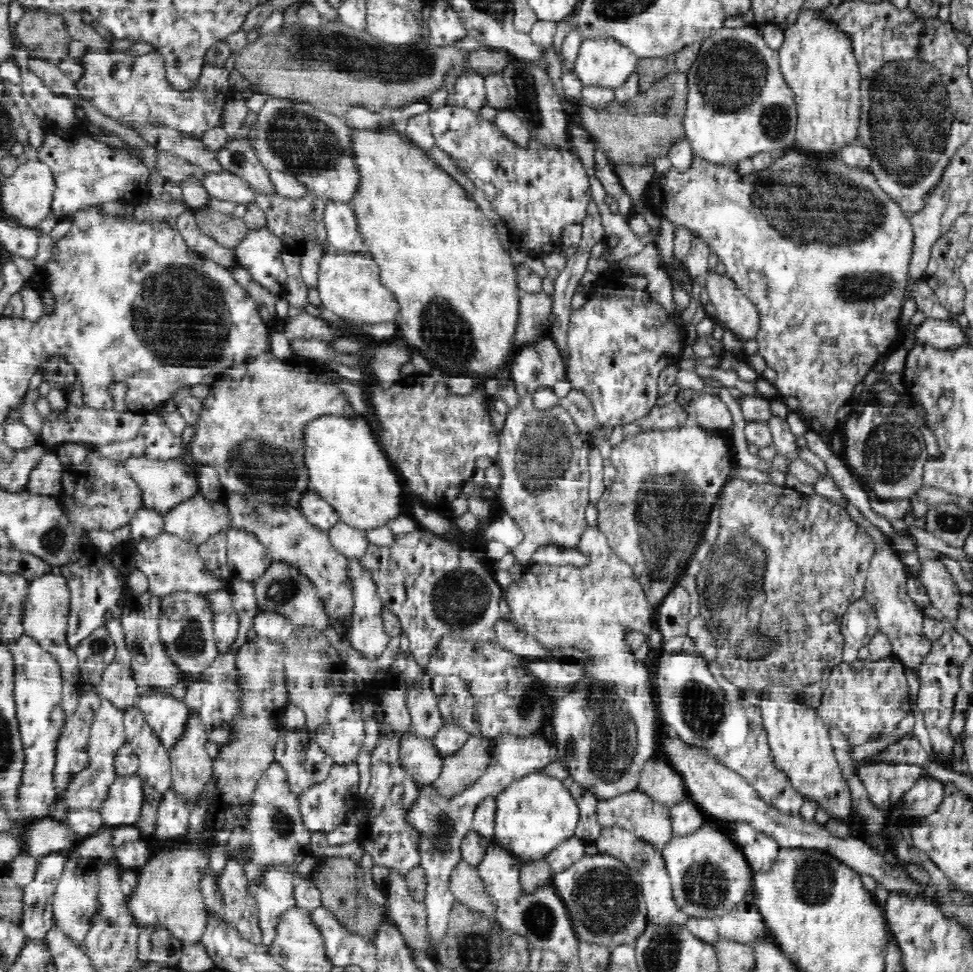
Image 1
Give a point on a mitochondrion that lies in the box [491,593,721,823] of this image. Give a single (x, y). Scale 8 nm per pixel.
(610, 761)

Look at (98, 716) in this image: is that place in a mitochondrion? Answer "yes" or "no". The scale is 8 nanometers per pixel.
no

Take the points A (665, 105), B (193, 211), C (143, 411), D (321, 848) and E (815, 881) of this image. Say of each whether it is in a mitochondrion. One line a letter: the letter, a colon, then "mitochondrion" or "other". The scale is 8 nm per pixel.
A: mitochondrion
B: other
C: other
D: other
E: mitochondrion

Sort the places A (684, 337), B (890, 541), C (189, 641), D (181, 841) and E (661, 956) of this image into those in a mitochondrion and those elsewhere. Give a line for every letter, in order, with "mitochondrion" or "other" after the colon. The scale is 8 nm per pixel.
A: other
B: other
C: mitochondrion
D: other
E: mitochondrion

